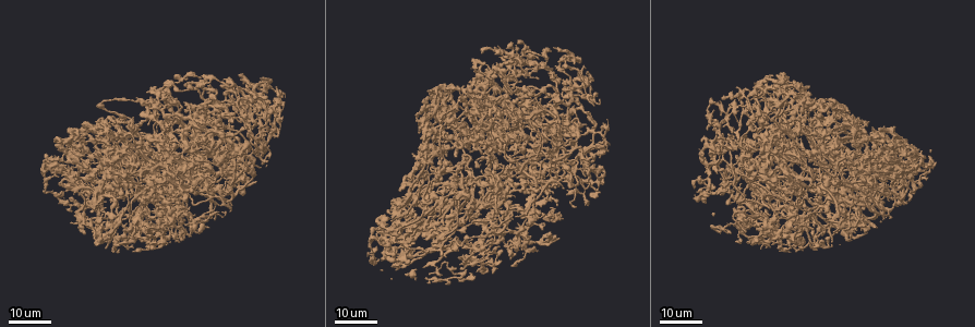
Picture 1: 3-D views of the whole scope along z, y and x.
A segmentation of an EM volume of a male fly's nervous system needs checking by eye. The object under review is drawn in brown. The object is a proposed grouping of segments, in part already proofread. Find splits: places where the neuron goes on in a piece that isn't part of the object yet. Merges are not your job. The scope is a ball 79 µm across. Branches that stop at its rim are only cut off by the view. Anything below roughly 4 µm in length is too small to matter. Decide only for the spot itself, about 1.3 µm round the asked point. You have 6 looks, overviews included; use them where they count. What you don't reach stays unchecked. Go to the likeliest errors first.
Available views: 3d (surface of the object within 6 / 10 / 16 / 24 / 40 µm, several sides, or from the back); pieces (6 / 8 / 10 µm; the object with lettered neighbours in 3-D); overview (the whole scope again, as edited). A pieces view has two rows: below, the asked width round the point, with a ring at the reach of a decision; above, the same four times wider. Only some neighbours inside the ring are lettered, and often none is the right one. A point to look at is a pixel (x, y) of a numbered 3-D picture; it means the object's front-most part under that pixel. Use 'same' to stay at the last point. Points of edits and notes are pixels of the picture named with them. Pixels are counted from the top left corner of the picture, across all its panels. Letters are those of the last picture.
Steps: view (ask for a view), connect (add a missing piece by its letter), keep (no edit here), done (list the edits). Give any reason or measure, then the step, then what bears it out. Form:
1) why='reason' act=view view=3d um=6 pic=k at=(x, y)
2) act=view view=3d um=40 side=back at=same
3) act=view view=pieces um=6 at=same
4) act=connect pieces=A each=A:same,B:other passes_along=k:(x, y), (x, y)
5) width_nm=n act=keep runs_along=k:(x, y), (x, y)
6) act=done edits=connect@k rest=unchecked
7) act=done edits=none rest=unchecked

why='branch stops here' act=view view=3d um=16 pic=1 at=(775, 110)

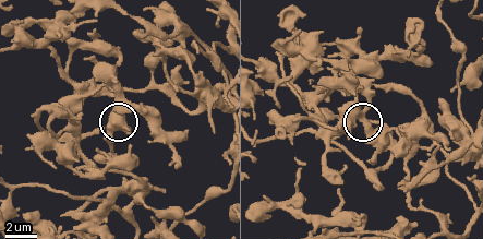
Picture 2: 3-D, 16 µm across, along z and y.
act=view view=pieces um=6 at=same

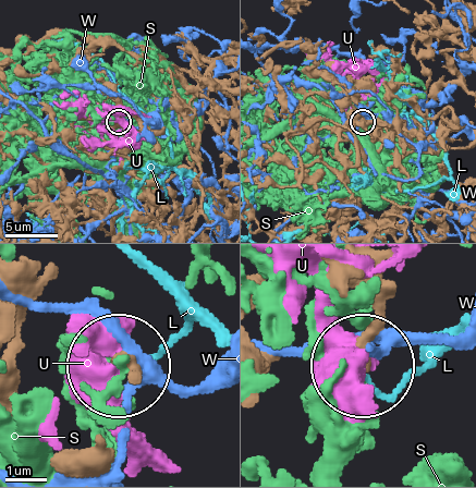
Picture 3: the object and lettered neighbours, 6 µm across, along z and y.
width_nm=230 act=keep each=L:other,S:other,U:other,W:other found='none of them fits'

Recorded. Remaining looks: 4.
why='free end' act=view view=3d um=16 pic=1 at=(470, 248)

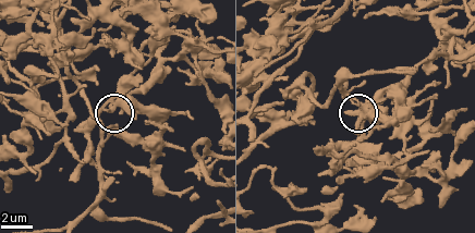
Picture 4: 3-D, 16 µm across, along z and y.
act=view view=pieces um=6 pic=4 at=(120, 111)

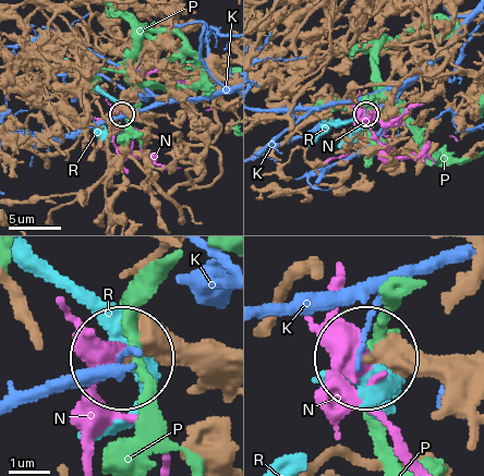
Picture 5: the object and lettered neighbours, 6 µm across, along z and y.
act=keep each=K:other,N:other,P:other,R:other runs_along=5:(220, 393), (190, 366), (148, 352), (120, 358) found='none of them fits'

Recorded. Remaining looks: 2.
why='free end' act=view view=3d um=24 pic=1 at=(115, 182)

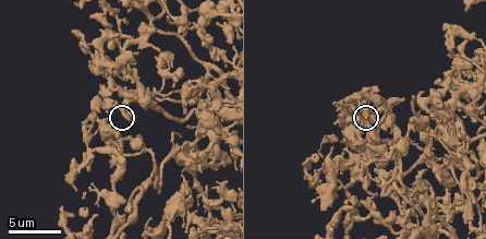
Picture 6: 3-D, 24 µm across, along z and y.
why='what lies round it' act=view view=pieces um=8 pic=6 at=(126, 119)

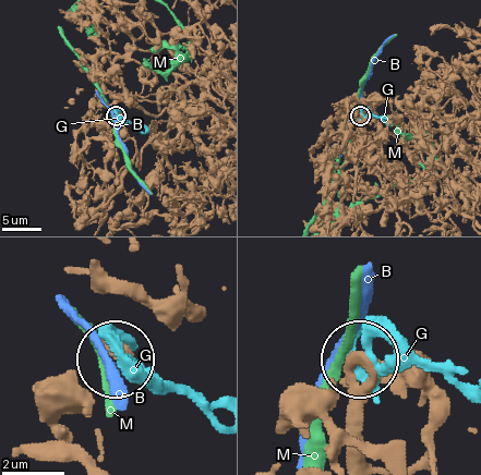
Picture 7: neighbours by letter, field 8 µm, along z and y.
width_nm=380 act=keep each=B:other,G:other,M:other found='none of them fits'

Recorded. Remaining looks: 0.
act=done edits=none rest=unchecked

